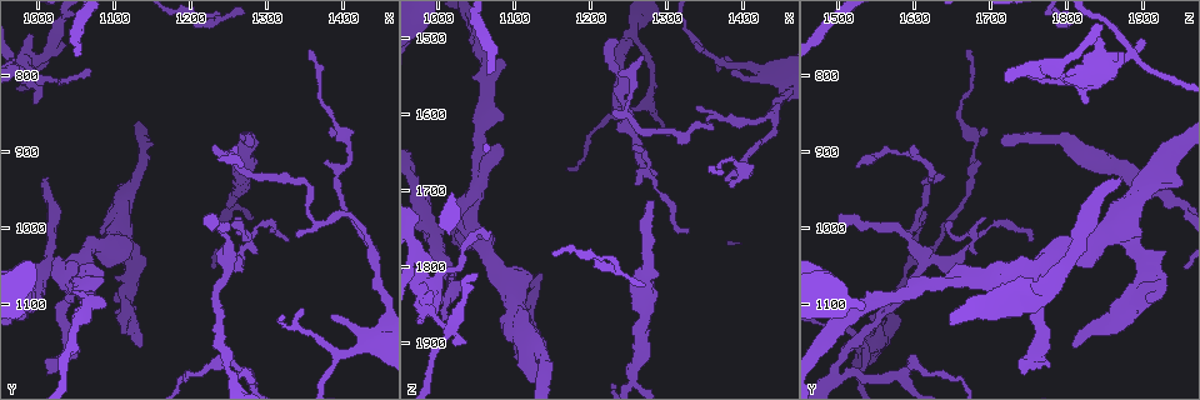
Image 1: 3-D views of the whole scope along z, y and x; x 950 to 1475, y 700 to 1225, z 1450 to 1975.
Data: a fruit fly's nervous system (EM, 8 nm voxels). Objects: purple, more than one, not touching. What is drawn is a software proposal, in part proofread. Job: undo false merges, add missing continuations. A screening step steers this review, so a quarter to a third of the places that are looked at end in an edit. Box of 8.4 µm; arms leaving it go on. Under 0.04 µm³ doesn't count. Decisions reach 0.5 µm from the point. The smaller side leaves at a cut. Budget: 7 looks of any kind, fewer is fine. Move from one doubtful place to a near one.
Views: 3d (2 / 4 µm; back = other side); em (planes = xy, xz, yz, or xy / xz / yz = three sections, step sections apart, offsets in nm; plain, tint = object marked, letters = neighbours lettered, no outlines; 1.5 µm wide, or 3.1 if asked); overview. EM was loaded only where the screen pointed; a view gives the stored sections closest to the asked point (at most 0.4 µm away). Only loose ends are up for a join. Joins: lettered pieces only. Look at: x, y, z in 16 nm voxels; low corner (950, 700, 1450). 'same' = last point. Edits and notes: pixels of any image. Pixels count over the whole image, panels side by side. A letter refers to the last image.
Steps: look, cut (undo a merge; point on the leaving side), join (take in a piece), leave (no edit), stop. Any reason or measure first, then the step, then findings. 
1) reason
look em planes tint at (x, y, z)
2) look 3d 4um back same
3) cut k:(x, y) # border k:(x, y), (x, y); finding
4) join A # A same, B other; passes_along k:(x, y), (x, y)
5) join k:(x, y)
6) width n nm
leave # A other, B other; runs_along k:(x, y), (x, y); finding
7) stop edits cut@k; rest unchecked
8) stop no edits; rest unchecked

side arm on a straight run
look 3d 2um at (1015, 770, 1885)

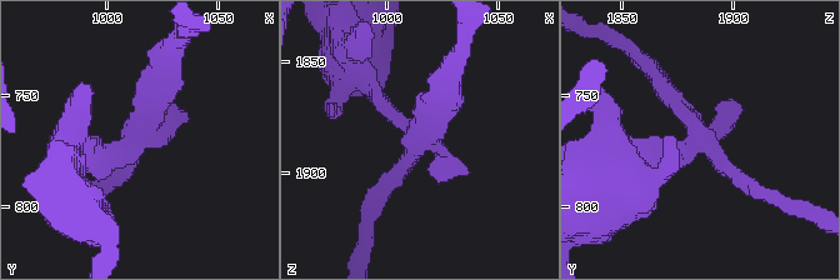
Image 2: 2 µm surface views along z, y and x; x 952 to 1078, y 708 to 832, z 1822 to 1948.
look em planes letters at (1012, 770, 1883)

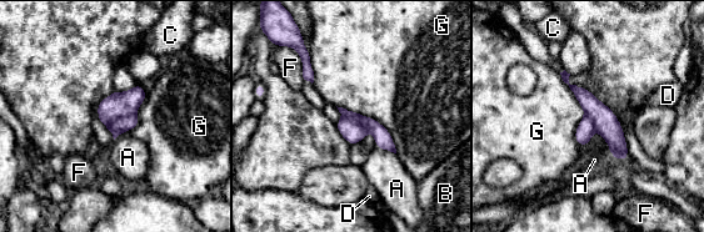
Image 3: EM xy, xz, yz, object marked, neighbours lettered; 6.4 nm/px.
longest_contact G 500 nm
cut 3:(383, 139) # A other, B other, C other, D other, F other, G other; part_leaving 3:(344, 112), (367, 120), (392, 147); a second neuron is stuck on

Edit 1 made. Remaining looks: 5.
see it whole again
look overview

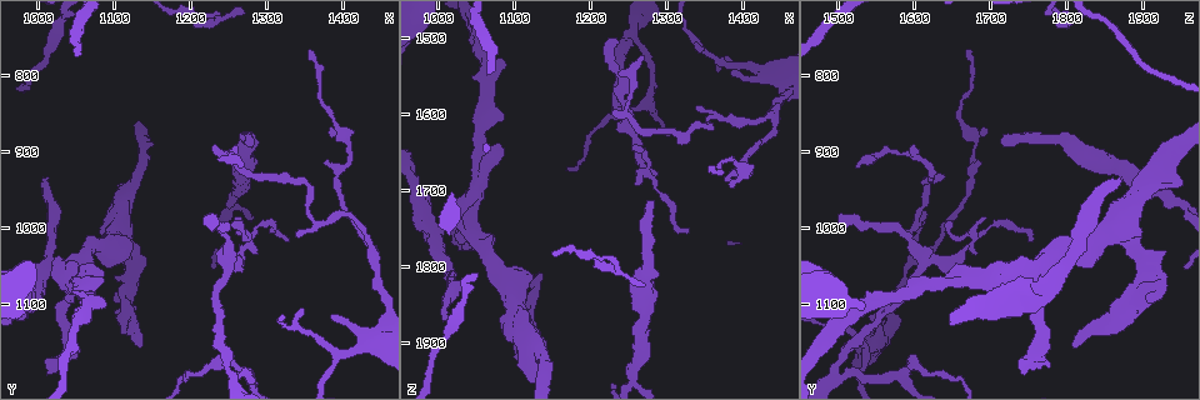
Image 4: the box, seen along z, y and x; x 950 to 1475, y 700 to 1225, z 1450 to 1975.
branch stops here
look 3d 4um at (1285, 890, 1715)

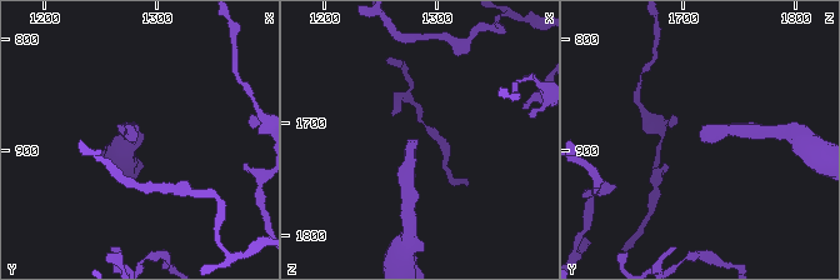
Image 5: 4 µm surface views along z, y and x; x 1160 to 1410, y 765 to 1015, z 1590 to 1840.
look em xz step 8 letters at (1282, 888, 1718)

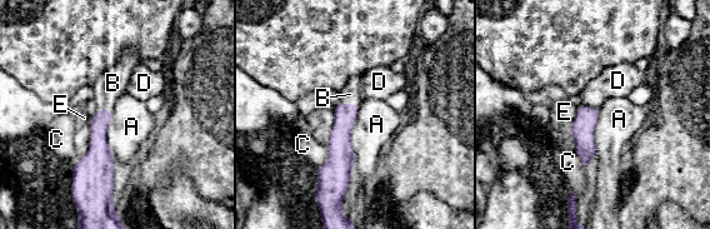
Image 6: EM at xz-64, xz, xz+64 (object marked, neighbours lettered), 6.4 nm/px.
width 110 nm; longest_contact A 400 nm
join B # A other, B same, C other, D other, E other; the neuron continues

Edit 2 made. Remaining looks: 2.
narrows sharply
look em planes letters at (1410, 985, 1605)

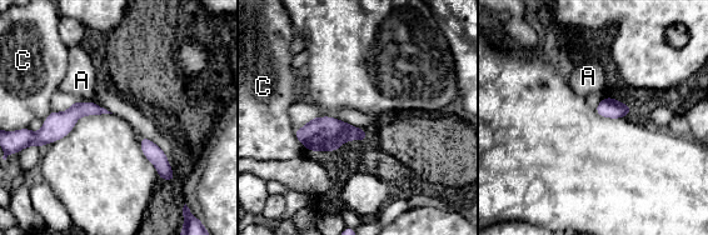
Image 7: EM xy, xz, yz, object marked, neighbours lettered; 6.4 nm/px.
leave # A other, C other; border 7:(612, 96), (602, 99); all the same neuron

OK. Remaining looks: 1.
stop edits cut@3, join@6; rest unchecked

